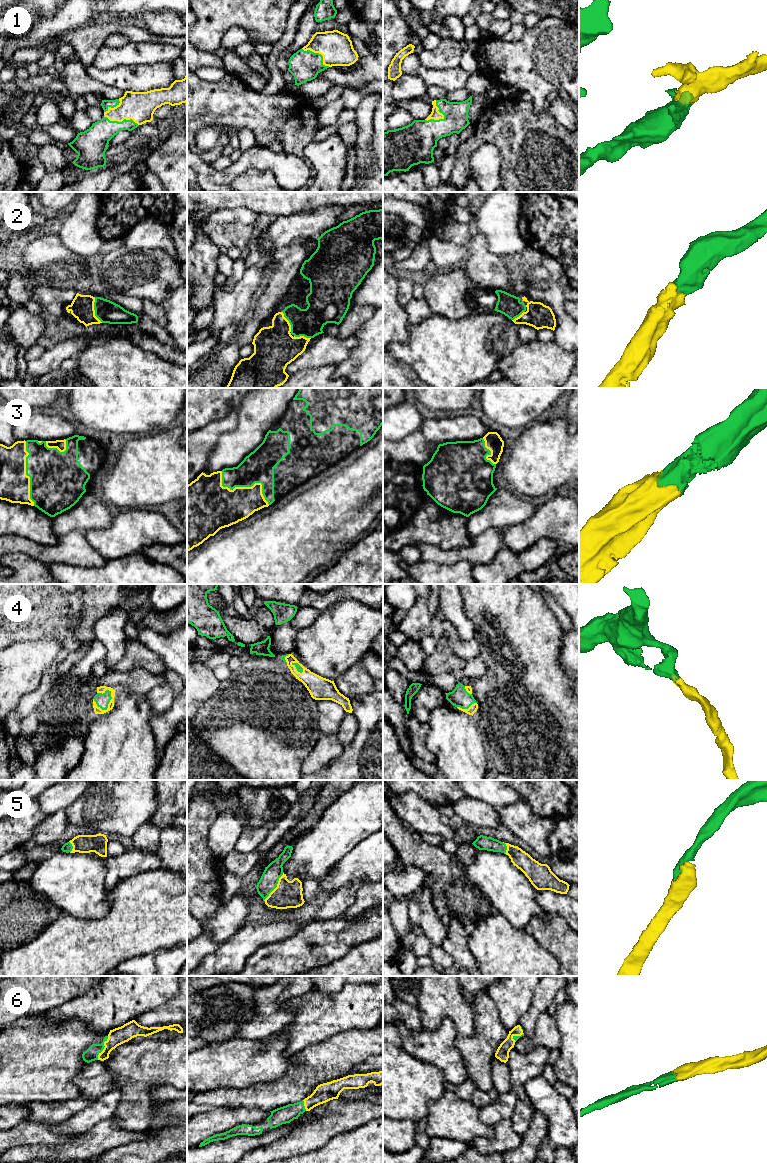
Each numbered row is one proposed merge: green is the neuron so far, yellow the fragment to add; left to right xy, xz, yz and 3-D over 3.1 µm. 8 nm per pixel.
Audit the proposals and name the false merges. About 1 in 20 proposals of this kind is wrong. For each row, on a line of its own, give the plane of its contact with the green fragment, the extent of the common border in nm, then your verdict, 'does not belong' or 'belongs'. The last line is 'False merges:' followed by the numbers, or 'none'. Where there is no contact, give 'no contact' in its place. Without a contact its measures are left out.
1: meets green in yz; contact 190 nm long; belongs
2: meets green in xy; contact 220 nm long; belongs
3: meets green in xz; contact 480 nm long; belongs
4: meets green in xy; contact 180 nm long; belongs
5: meets green in xz; contact 280 nm long; belongs
6: meets green in xy; contact 220 nm long; belongs
False merges: none

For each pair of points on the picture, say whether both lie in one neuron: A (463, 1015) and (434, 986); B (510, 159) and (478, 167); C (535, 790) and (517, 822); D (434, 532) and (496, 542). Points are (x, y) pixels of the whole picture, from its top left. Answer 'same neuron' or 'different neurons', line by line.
A: same neuron
B: different neurons
C: different neurons
D: different neurons

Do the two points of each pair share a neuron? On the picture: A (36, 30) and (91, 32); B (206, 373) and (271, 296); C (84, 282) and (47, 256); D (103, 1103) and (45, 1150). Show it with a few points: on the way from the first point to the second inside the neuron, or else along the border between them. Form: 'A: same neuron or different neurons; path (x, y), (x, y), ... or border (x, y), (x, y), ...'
A: different neurons; border (90, 22), (46, 40)
B: same neuron; path (226, 355), (261, 316)
C: same neuron; path (75, 274), (56, 265)
D: different neurons; border (96, 1124), (75, 1136)

